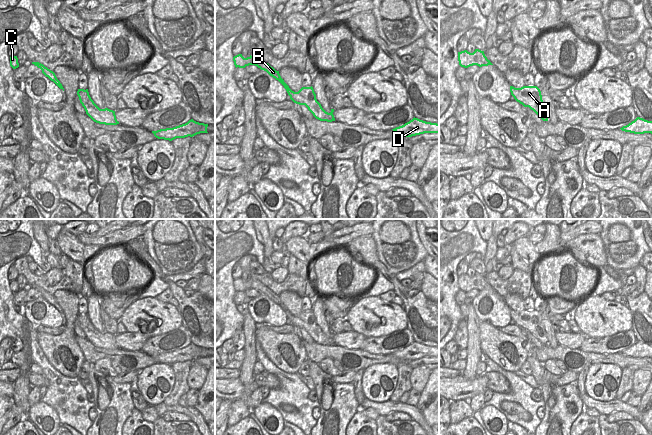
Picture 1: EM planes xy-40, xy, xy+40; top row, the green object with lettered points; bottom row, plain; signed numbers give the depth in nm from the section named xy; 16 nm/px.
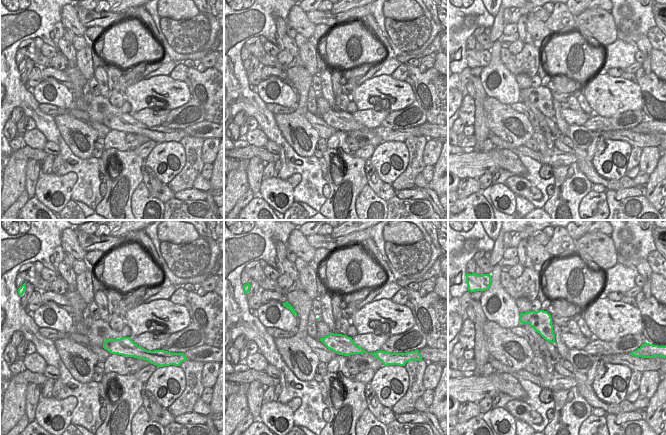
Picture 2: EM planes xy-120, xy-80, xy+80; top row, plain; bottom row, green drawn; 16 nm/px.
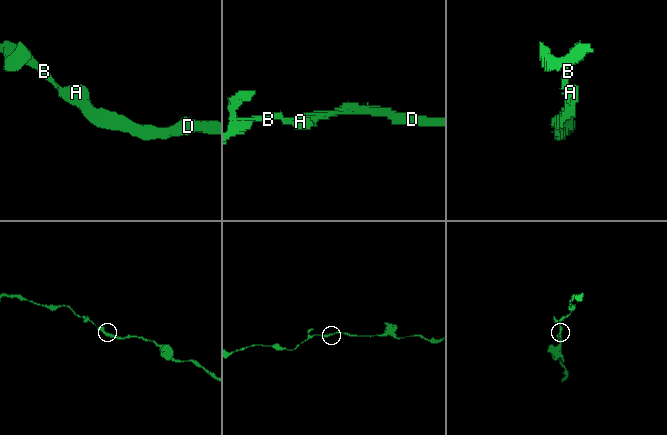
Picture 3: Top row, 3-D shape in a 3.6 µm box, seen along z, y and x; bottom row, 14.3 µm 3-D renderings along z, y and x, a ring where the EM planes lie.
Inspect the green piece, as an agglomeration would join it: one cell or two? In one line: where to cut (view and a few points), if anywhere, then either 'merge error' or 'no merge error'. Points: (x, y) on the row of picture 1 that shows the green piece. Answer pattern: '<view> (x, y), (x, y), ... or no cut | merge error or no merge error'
no cut | no merge error

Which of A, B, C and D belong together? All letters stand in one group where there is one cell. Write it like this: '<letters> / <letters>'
A B C D

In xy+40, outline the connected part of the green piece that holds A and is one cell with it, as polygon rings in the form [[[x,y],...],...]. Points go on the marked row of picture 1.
[[[510,86],[510,92],[517,102],[524,107],[529,107],[543,121],[548,121],[547,110],[542,100],[541,91],[537,86],[523,86],[521,88]]]

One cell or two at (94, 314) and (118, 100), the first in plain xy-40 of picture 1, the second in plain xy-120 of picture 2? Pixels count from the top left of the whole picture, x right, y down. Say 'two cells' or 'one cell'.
two cells

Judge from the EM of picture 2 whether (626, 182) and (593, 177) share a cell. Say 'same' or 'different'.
same

